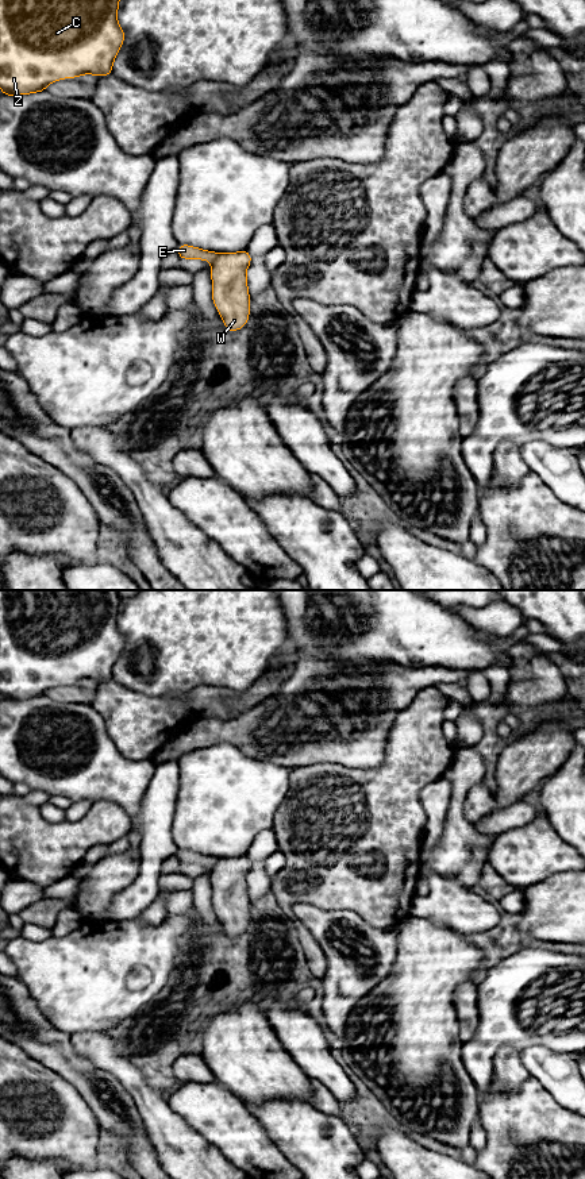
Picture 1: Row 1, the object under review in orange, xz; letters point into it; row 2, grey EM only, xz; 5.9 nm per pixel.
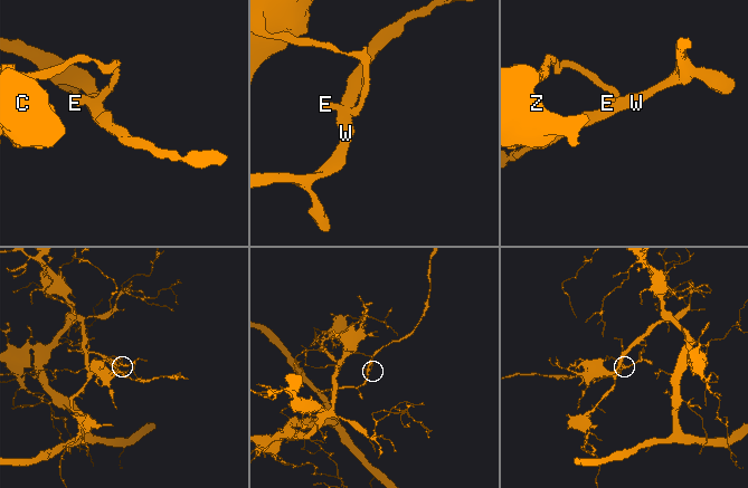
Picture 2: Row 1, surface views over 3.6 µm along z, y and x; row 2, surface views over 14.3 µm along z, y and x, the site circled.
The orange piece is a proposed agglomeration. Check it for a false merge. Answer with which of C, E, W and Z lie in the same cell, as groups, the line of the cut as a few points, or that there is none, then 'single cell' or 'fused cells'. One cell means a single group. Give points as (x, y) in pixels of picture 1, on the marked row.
groups C E Z / W; cut xz (219, 254), (212, 262); fused cells

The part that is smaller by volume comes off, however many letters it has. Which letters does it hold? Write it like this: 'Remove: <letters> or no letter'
Remove: W

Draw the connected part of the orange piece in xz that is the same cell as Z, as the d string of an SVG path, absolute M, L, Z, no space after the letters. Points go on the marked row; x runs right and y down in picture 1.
M0 0L0 89L3 96L46 92L46 86L82 74L112 76L112 65L124 42L118 24L120 0Z

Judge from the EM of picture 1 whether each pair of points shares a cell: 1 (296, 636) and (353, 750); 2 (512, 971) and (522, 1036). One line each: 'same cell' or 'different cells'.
1: different cells
2: same cell

